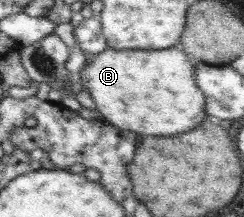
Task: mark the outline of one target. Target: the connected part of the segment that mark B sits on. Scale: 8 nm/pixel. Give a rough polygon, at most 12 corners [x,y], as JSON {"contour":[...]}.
{"contour":[[115,50],[81,70],[109,124],[179,134],[203,118],[185,52]]}

